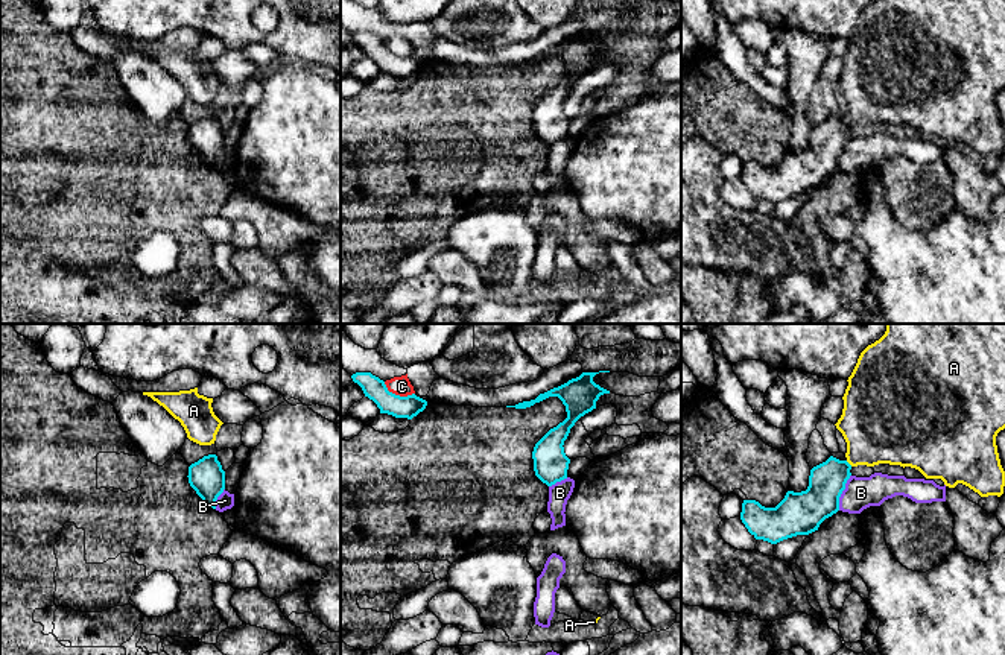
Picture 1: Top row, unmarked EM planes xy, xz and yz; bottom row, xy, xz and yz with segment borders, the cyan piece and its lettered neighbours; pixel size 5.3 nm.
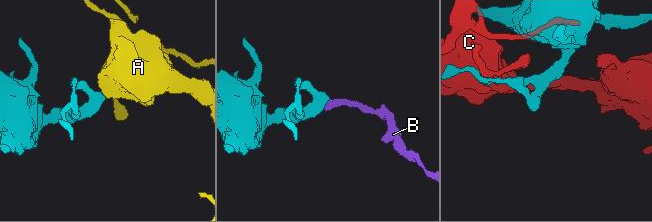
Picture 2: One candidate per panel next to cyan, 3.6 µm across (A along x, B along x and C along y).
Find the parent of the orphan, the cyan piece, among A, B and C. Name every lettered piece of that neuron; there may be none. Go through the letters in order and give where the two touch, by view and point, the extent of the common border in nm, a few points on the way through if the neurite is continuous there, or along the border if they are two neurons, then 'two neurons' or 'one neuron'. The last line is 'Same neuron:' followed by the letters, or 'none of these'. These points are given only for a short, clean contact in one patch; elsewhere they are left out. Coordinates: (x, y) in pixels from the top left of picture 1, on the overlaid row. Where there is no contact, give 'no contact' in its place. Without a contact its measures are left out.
A: meets cyan in yz at (847, 462); contact 50 nm long; runs through yz (827, 480), (847, 462), (879, 427); one neuron
B: meets cyan in yz at (841, 493); contact 200 nm long; border along yz (850, 474), (840, 497), (838, 509); two neurons
C: meets cyan in xz at (397, 395); contact 180 nm long; two neurons
Same neuron: A

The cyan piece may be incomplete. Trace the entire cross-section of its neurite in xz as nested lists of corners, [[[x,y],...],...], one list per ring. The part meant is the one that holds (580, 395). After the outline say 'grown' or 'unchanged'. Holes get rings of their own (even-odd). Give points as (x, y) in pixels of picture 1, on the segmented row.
[[[582,372],[579,377],[572,378],[564,384],[540,394],[535,400],[506,406],[526,409],[549,397],[558,397],[566,406],[567,418],[556,427],[550,429],[535,444],[532,451],[535,476],[547,486],[567,479],[570,459],[566,456],[563,445],[570,433],[570,429],[581,416],[596,409],[596,401],[601,395],[610,394],[610,391],[593,381],[596,374],[599,372]]]; unchanged

